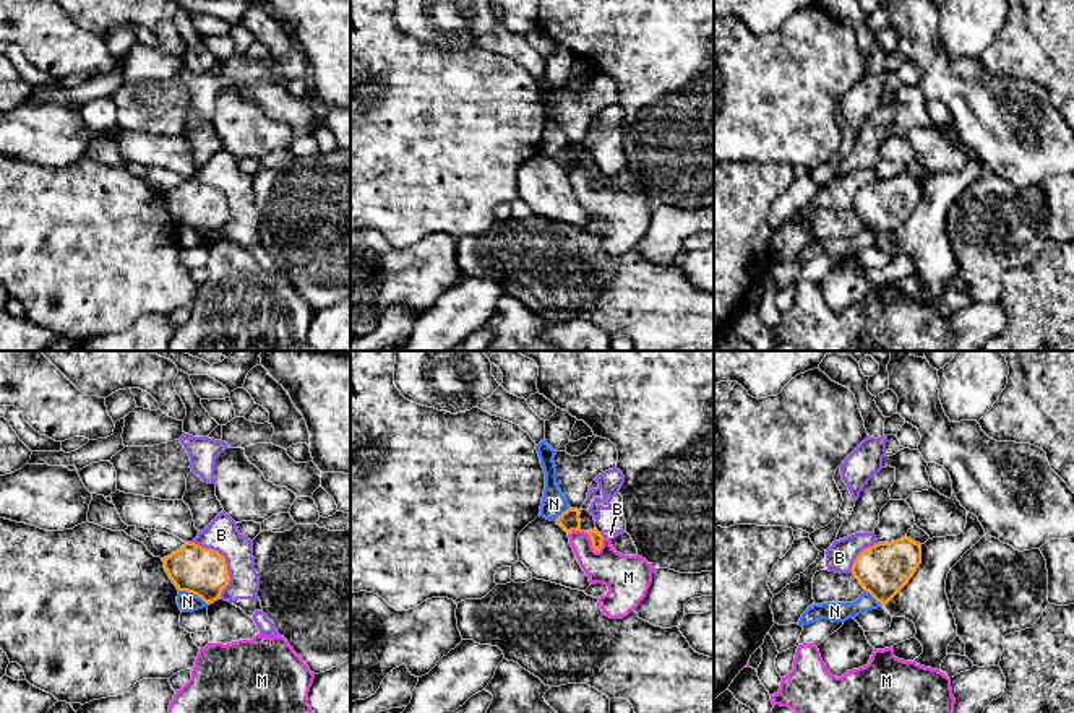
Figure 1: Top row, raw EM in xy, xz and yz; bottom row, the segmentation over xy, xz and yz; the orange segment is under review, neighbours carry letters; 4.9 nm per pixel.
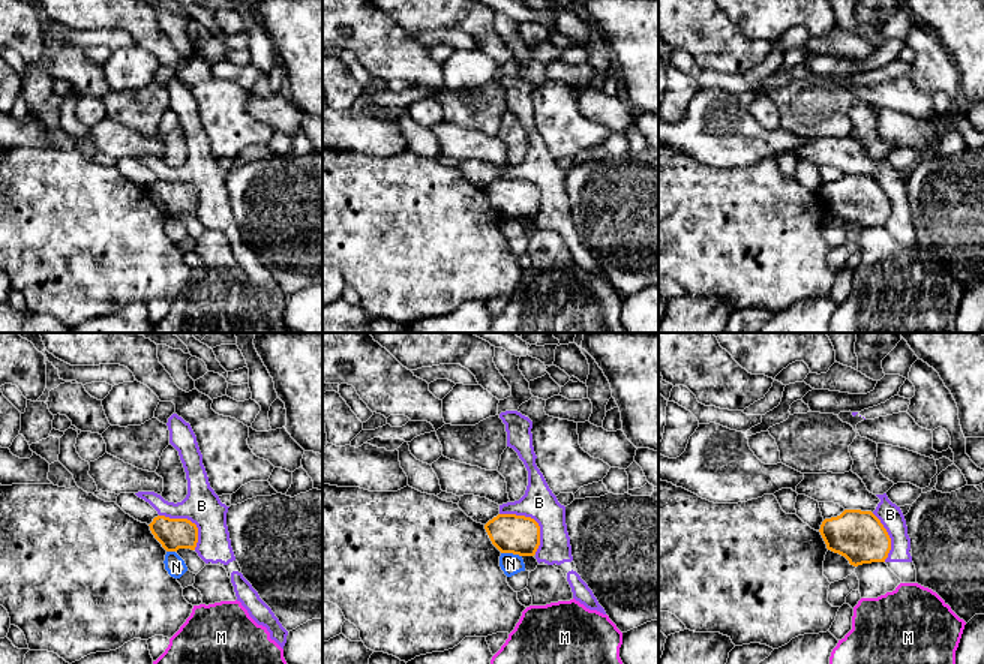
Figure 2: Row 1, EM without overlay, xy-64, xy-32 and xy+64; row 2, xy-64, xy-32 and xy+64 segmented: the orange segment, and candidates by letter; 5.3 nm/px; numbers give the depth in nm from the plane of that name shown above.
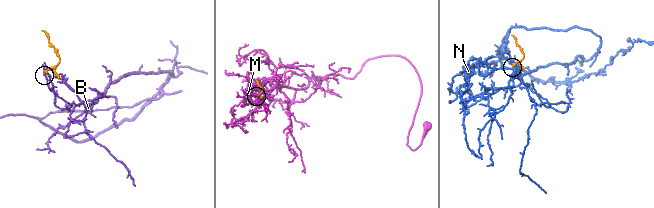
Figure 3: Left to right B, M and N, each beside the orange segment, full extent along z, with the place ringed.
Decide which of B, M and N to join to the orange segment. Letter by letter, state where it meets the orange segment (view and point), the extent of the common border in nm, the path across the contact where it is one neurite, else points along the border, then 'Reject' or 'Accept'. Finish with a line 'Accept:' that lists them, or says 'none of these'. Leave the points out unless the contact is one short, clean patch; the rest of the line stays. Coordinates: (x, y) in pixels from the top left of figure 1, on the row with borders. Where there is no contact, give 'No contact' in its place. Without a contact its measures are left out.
B: Touches orange at xy (224, 561). Shared border 300 nm. Reject
M: Touches orange at xz (591, 540). Shared border 130 nm. Boundary: xz (583, 531), (597, 553). Reject
N: Touches orange at xy (193, 593). Shared border 160 nm. Boundary: xy (179, 590), (195, 593), (206, 604). Reject
Accept: none of these

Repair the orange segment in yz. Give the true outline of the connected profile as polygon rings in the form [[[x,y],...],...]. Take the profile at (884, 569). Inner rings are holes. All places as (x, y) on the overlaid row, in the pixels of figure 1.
[[[904,536],[863,549],[852,573],[881,606],[886,606],[913,577],[921,564],[921,544]]]

